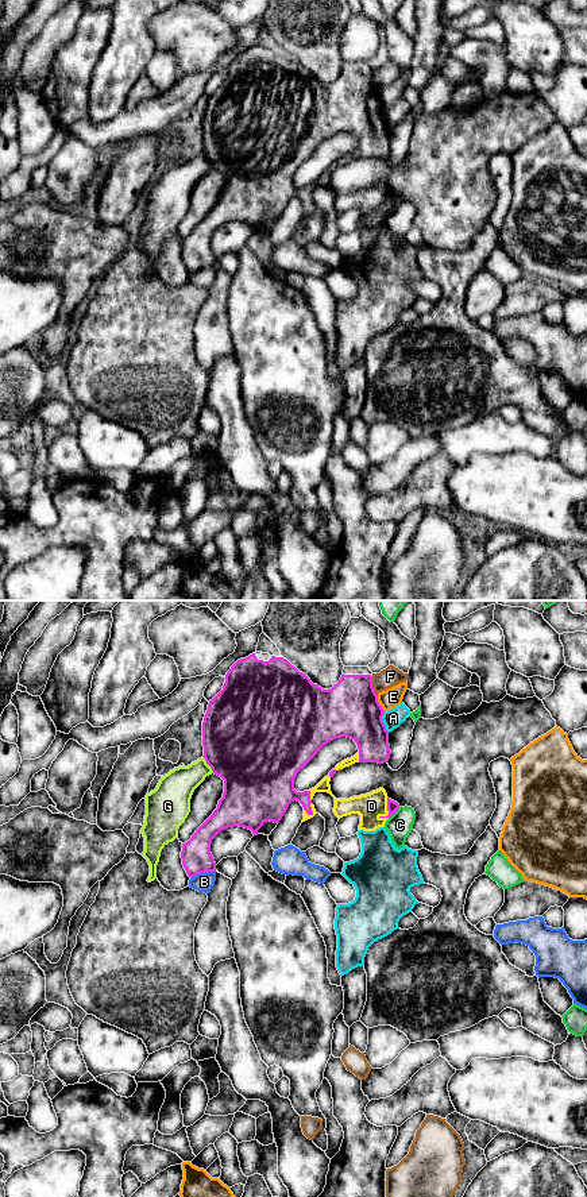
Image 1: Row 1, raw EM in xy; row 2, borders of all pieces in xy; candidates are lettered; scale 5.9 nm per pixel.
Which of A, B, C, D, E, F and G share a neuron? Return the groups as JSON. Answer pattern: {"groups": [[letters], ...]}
{"groups": [["A"], ["B"], ["C"], ["D"], ["E"], ["F"], ["G"]]}

